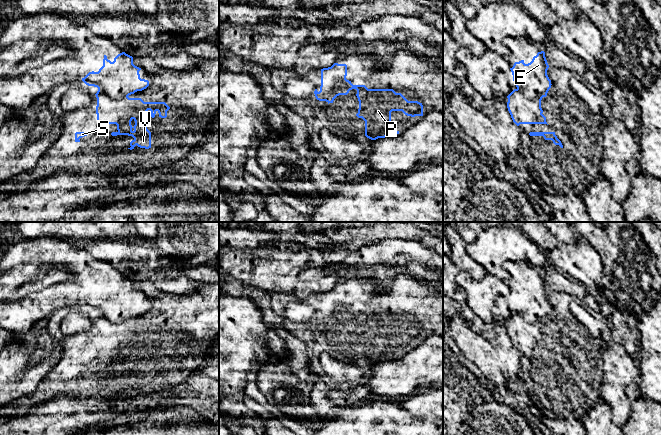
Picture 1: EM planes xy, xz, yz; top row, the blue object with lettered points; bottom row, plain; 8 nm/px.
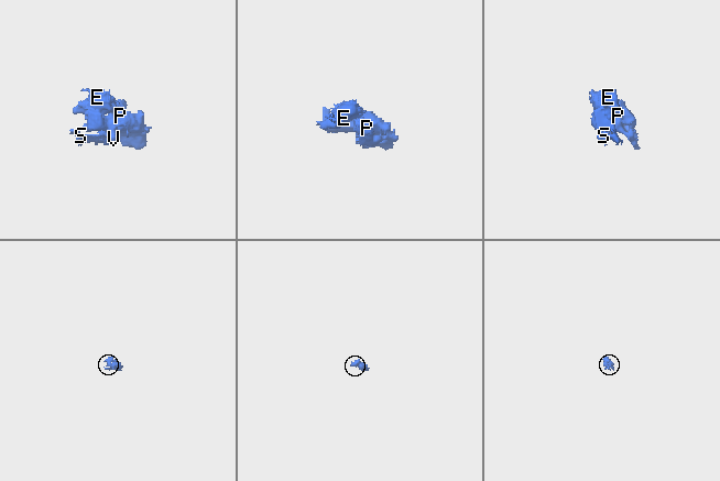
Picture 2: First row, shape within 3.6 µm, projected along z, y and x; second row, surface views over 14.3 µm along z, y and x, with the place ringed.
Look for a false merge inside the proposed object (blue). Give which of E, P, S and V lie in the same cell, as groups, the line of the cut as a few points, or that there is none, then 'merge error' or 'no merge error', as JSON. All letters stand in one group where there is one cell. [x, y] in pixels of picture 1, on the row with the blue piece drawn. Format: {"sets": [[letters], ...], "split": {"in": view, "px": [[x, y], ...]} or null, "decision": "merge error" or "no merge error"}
{"sets": [["E"], ["P", "S", "V"]], "split": {"in": "xy", "px": [[98, 88], [113, 98], [127, 97]]}, "decision": "merge error"}

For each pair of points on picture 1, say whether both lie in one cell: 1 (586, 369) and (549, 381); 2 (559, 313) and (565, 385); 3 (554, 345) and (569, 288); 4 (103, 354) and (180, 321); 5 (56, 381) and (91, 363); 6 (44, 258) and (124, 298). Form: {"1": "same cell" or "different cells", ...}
{"1": "same cell", "2": "same cell", "3": "different cells", "4": "same cell", "5": "same cell", "6": "same cell"}

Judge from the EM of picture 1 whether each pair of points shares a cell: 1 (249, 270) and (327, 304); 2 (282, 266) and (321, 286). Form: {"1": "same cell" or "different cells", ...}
{"1": "different cells", "2": "same cell"}

